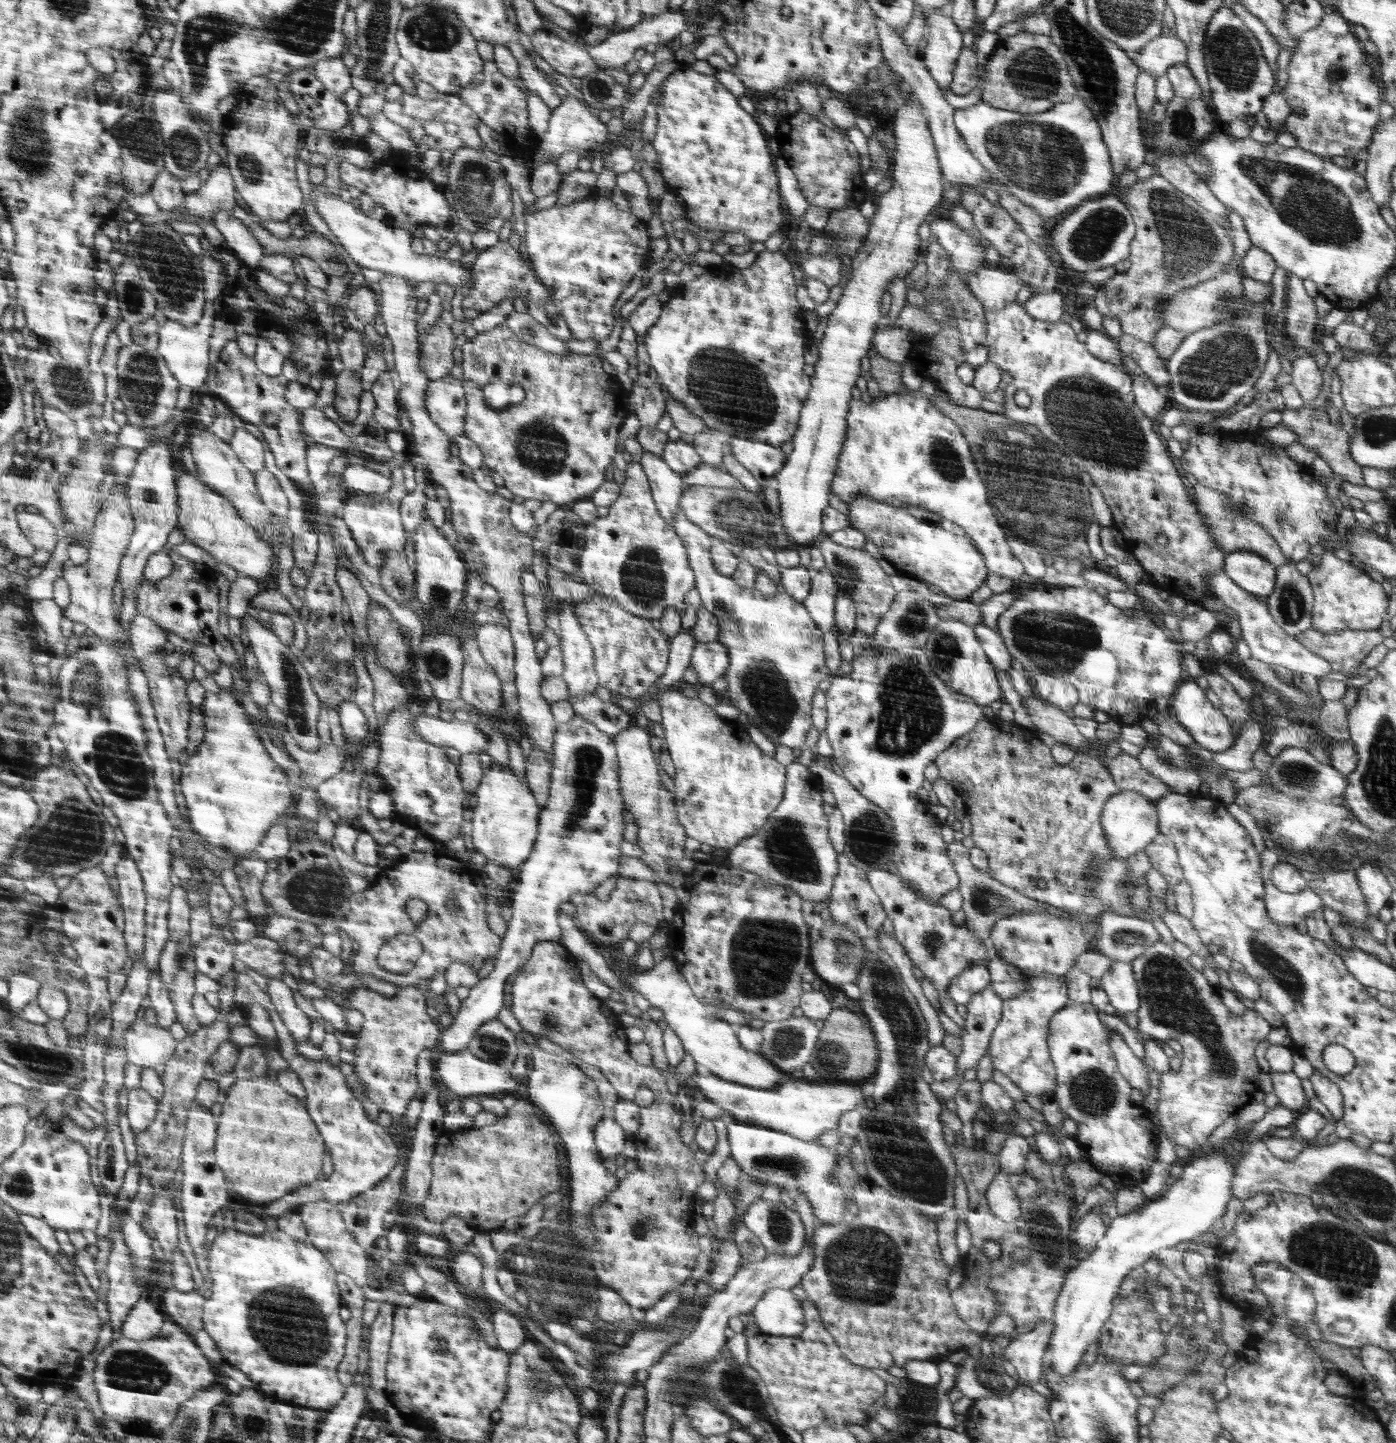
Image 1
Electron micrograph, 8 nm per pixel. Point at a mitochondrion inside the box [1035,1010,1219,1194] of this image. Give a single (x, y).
(1093, 1092)

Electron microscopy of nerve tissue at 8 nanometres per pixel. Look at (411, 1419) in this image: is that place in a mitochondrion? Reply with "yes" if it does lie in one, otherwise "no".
no

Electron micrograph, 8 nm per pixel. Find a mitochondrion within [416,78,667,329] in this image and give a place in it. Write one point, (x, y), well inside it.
(476, 196)

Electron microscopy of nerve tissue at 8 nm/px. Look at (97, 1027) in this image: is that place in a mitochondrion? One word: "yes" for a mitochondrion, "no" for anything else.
no

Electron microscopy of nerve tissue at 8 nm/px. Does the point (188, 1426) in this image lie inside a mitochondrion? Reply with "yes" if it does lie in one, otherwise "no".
yes

